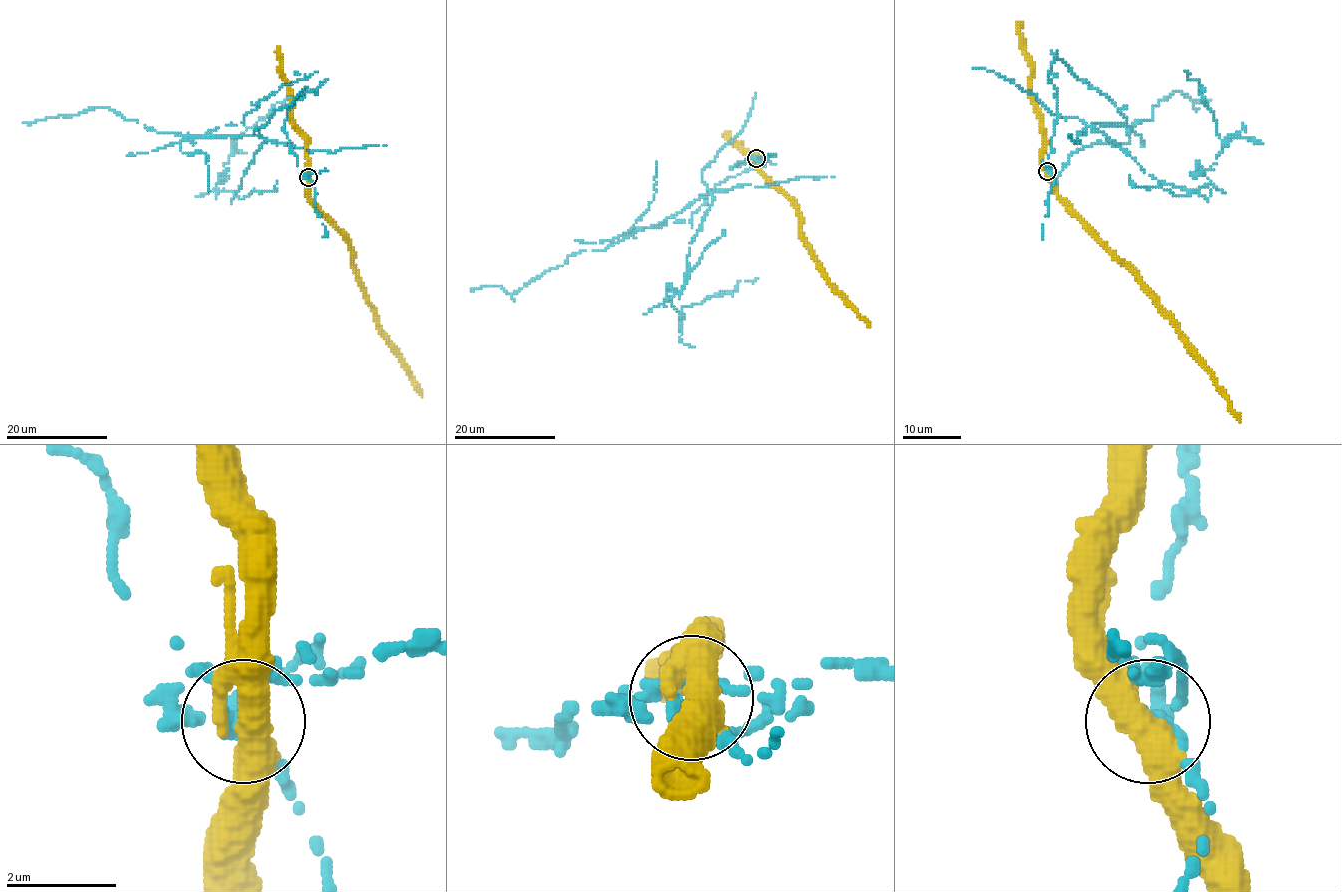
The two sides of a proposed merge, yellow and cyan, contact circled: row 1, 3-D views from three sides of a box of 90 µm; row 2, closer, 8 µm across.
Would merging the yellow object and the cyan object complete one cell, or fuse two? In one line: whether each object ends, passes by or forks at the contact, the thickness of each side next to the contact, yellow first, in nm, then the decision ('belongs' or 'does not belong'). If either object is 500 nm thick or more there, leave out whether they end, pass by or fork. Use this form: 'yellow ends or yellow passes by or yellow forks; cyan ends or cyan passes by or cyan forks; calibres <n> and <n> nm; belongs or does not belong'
yellow passes by; cyan ends; calibres 460 and 340 nm; does not belong

